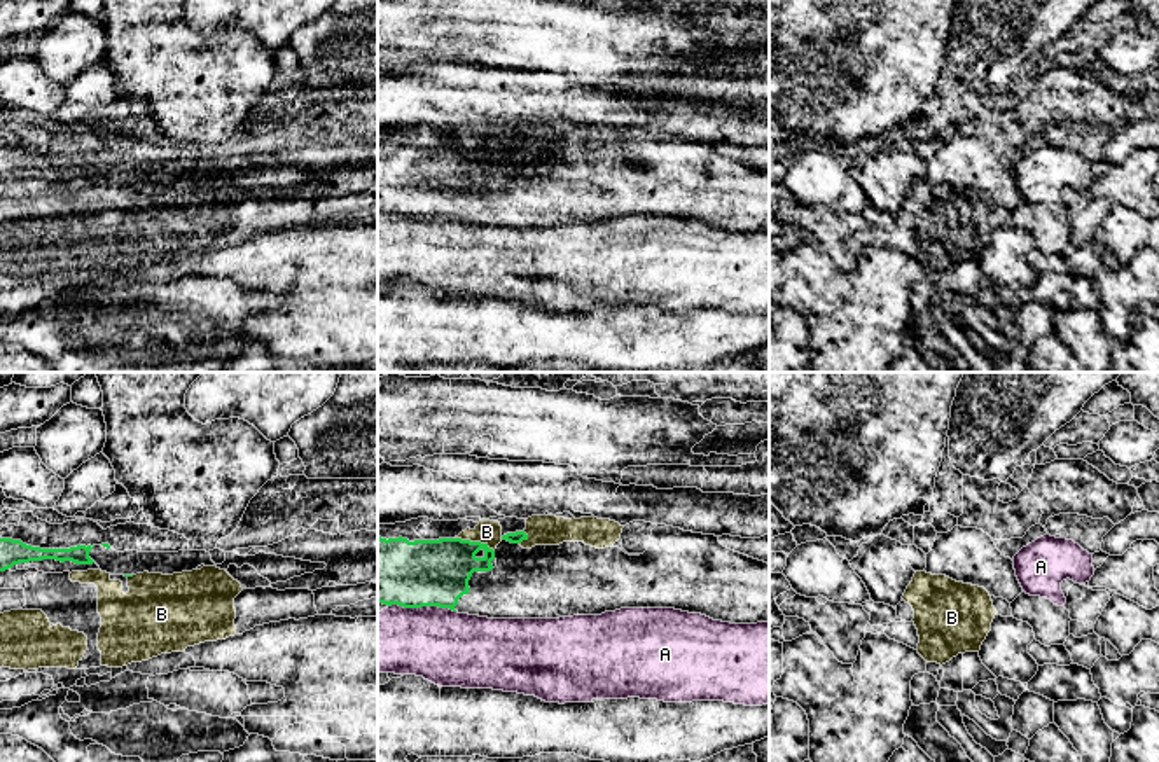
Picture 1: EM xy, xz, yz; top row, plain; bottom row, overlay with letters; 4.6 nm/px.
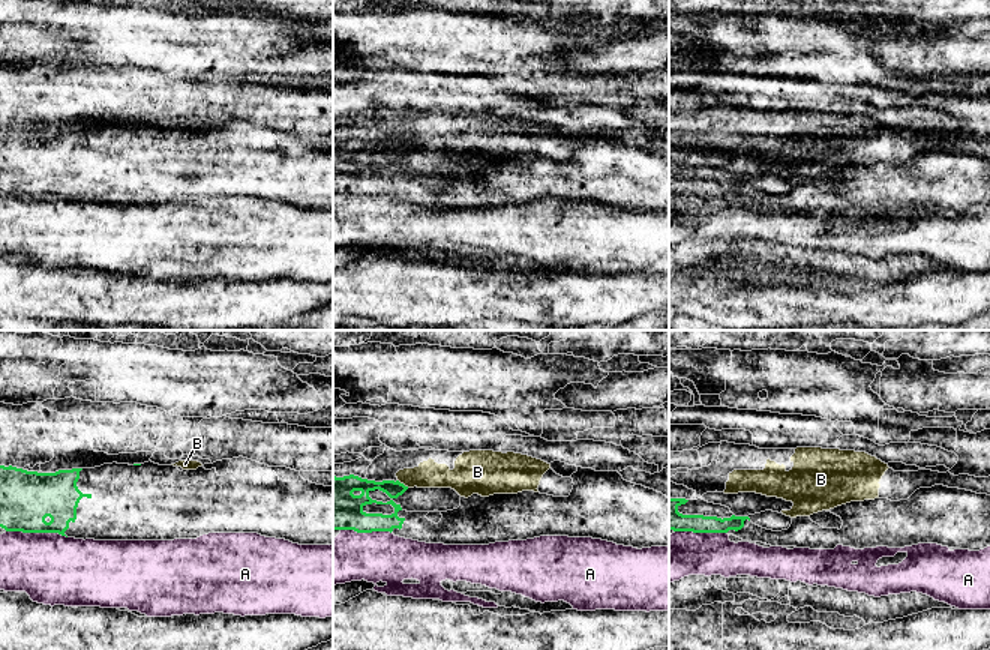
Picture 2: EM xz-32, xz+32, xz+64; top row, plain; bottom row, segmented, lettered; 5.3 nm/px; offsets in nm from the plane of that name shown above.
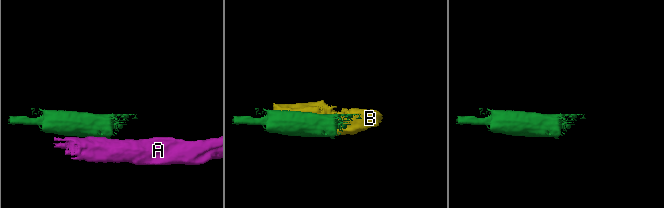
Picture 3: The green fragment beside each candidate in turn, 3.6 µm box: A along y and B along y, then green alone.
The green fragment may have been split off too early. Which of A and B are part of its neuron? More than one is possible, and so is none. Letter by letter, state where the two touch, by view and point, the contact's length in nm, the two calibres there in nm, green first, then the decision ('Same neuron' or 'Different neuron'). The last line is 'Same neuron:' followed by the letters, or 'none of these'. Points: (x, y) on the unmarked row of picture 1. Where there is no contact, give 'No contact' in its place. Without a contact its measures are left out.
A: Touches green at xz (422, 214). Shared border 320 nm. Thickness 300 nm (green) against 340 nm. Different neuron
B: Touches green at xz (474, 151). Shared border 200 nm. Thickness 300 nm (green) against 110 nm. Different neuron
Same neuron: none of these

